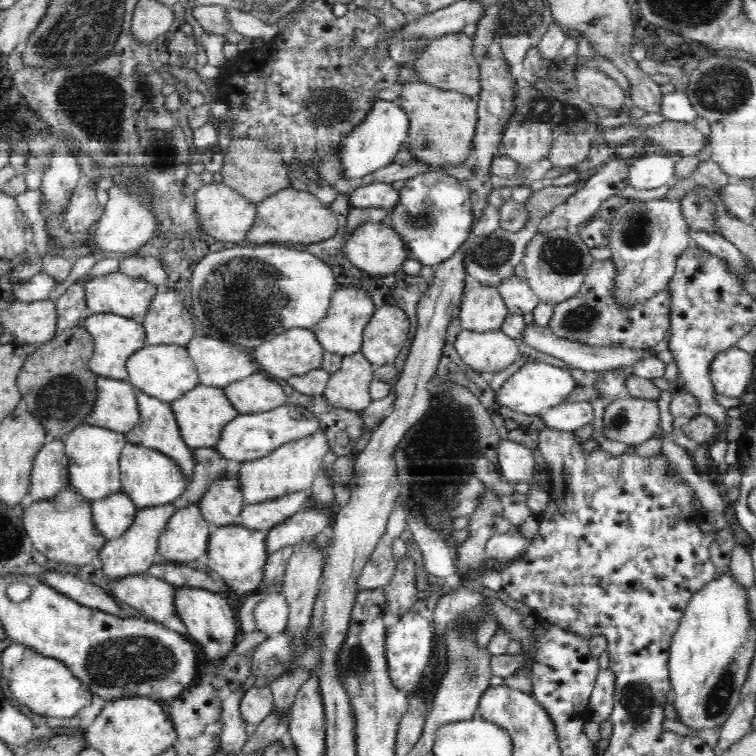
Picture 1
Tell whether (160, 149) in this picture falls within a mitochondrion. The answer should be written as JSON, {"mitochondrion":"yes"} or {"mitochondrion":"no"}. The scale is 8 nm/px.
{"mitochondrion":"yes"}

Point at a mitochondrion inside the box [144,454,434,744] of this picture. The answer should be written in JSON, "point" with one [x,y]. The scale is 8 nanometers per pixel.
{"point":[357,663]}

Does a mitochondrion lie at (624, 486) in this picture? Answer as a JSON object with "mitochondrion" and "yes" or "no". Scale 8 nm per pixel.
{"mitochondrion":"no"}

